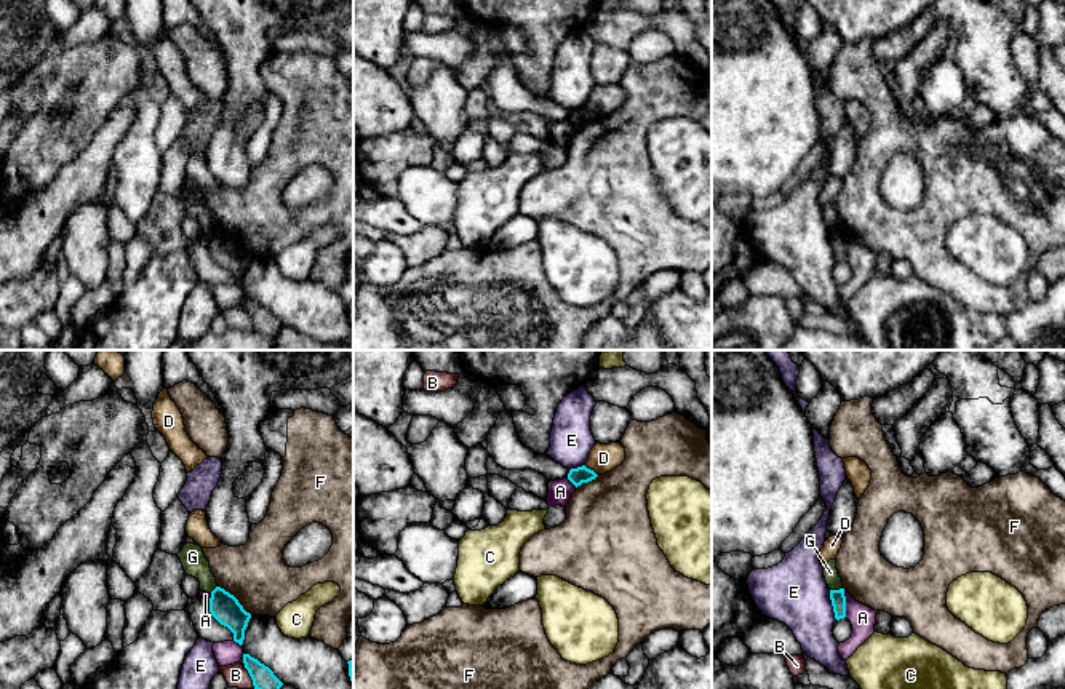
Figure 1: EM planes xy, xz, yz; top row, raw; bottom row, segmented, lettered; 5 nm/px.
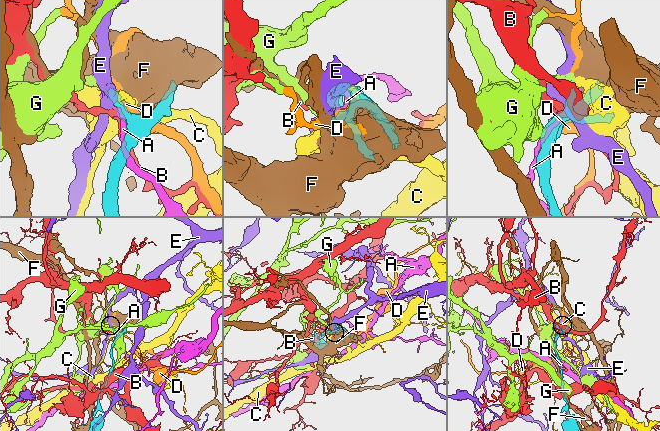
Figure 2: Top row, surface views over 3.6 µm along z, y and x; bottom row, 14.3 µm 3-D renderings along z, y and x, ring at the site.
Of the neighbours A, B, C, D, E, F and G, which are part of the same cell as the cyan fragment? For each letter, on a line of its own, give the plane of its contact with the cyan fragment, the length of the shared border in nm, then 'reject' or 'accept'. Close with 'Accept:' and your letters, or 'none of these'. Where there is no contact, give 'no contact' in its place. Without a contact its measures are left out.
A: contact in yz; length 140 nm; reject
B: contact in xy; length 120 nm; reject
C: contact in xy; length 50 nm; reject
D: contact in xz; length 90 nm; reject
E: contact in yz; length 160 nm; reject
F: contact in xy; length 220 nm; reject
G: contact in yz; length 70 nm; reject
Accept: none of these

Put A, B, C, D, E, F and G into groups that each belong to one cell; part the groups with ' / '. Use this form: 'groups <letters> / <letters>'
groups A / B / C / D / E / F / G

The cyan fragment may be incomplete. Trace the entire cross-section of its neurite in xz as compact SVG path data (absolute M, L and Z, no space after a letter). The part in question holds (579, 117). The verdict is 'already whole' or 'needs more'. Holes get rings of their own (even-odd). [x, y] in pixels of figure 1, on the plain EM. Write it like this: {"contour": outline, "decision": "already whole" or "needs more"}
{"contour": "M585 107L577 109L577 110L571 110L568 115L568 121L577 129L582 125L588 125L592 121L595 121L598 117L587 110Z", "decision": "already whole"}

